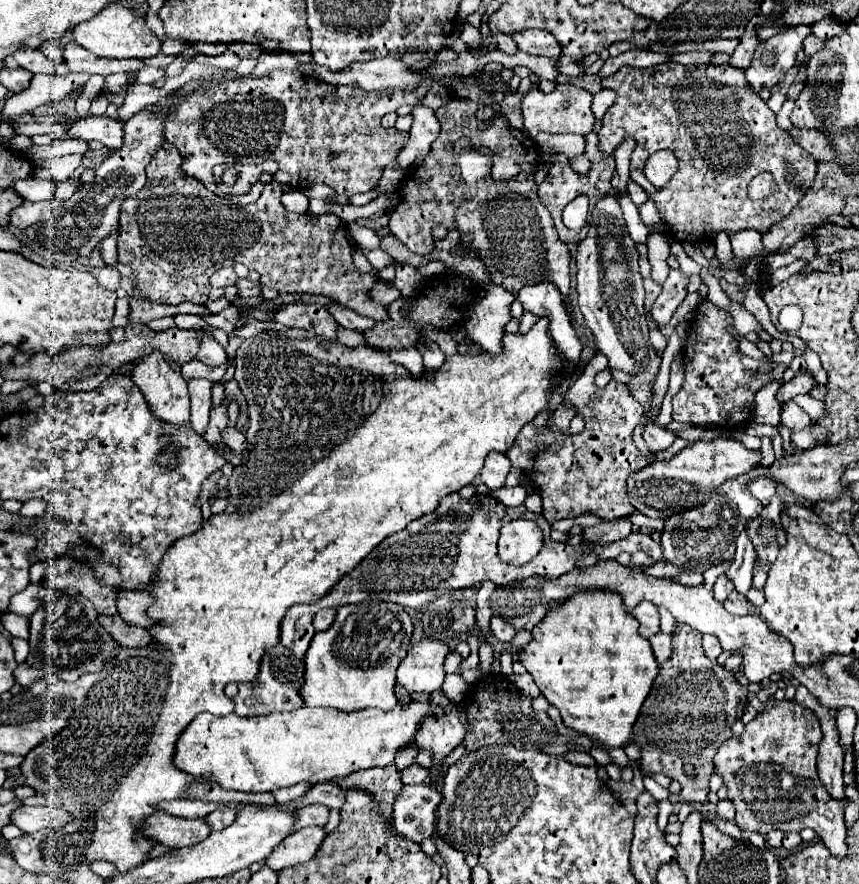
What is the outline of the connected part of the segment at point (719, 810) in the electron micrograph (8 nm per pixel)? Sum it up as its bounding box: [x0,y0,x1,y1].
[716,799,736,821]

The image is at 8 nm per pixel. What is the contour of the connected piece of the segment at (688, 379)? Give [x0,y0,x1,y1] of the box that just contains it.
[672,301,787,429]

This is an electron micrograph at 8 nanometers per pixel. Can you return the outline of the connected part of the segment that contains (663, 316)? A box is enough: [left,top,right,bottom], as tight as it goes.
[652,269,688,325]

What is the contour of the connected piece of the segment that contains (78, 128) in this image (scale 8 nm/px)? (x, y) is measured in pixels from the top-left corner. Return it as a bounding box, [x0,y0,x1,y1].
[66,115,124,149]

